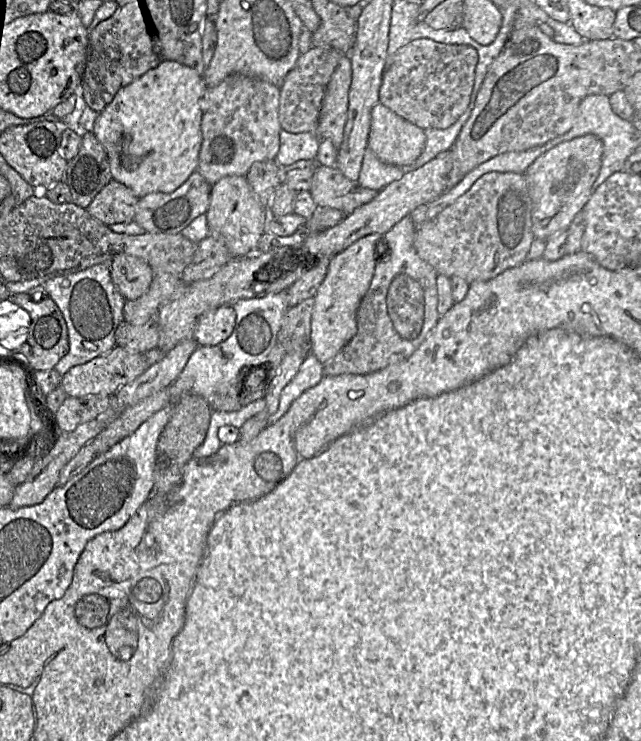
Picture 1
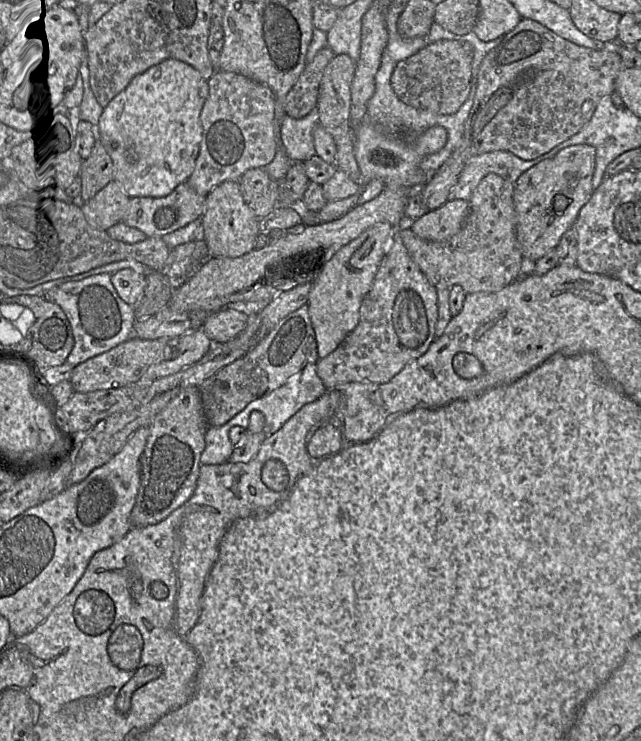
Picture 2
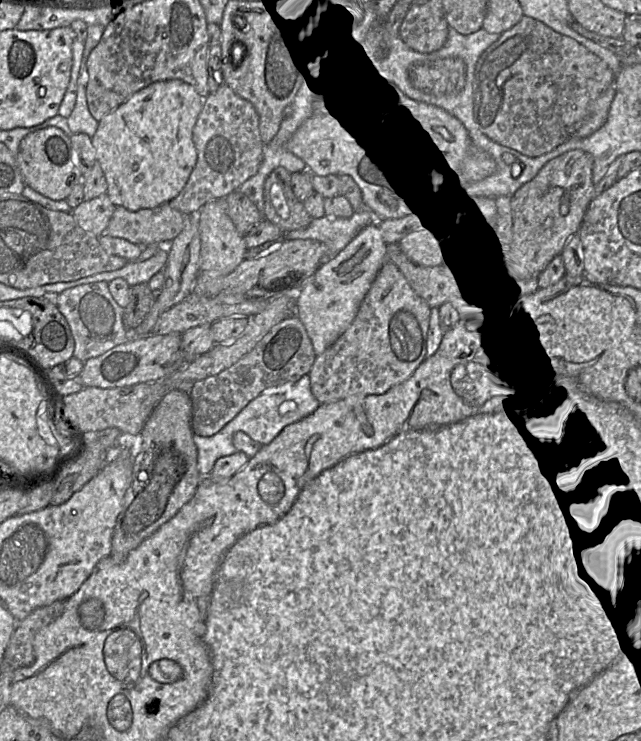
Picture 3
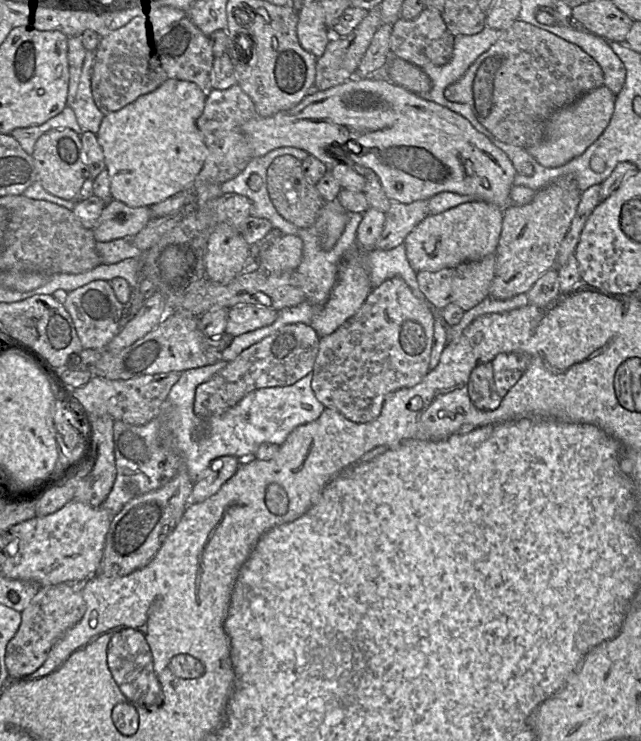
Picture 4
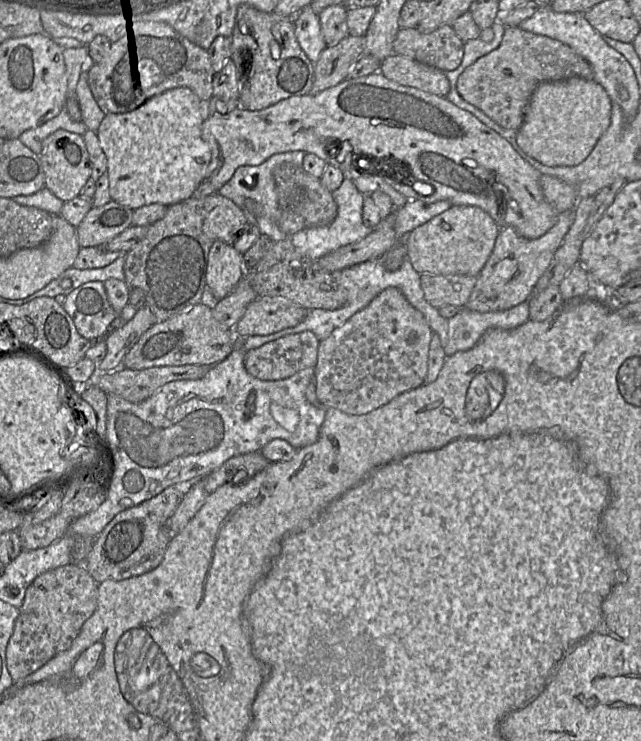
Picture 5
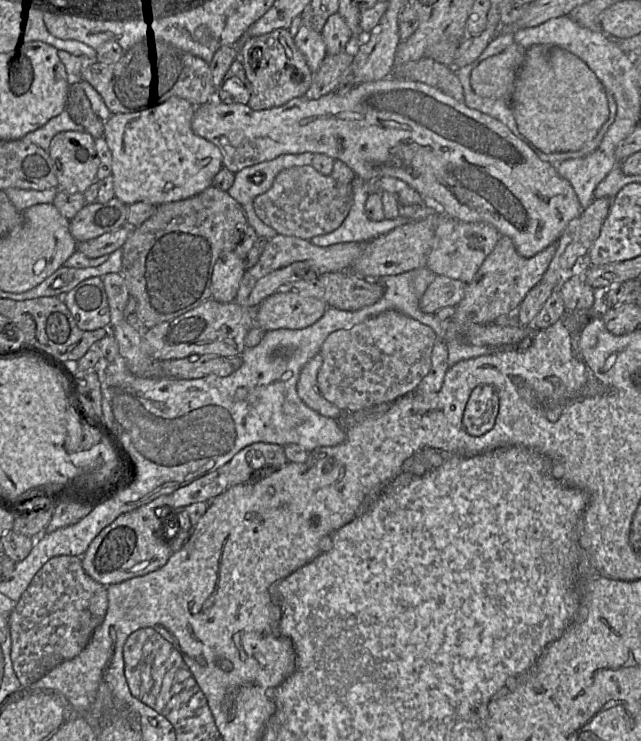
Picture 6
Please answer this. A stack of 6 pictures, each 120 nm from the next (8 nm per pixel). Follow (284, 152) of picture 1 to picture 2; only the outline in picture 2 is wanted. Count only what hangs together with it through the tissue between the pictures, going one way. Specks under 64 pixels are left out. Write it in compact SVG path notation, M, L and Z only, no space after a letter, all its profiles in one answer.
M318 107L300 119L287 115L283 118L280 128L281 145L293 163L304 163L316 155L313 130L318 124Z

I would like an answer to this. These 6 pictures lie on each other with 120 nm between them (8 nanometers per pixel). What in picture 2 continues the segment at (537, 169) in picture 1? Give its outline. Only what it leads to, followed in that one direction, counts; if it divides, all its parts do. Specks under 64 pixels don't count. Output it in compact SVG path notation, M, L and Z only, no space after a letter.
M575 144L560 150L551 158L542 160L520 175L514 188L514 204L517 214L516 234L523 258L528 257L536 262L558 246L563 234L574 225L581 208L590 200L595 190L595 166L595 147L589 144Z

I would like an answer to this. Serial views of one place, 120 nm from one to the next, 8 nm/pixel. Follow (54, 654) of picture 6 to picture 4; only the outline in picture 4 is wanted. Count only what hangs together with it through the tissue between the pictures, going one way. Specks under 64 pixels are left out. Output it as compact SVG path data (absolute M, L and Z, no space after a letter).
M84 582L40 587L21 612L20 626L6 647L5 666L10 678L22 678L35 672L44 663L53 645L82 619L86 611L83 588Z

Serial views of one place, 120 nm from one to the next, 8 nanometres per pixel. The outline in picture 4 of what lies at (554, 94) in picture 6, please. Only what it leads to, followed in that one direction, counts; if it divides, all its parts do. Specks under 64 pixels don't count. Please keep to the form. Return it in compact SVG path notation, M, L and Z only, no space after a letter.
M600 86L574 103L554 111L547 119L543 140L527 149L545 167L558 167L581 155L608 126L614 112L616 95Z

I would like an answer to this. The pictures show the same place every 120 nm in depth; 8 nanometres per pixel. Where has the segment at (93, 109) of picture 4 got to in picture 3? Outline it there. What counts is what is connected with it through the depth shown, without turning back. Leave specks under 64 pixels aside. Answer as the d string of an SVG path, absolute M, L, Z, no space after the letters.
M86 68L83 69L82 74L79 74L77 81L76 103L72 113L67 118L67 121L73 134L85 133L92 138L97 130L99 121L94 119L88 110L86 100L86 86L88 79L89 74Z

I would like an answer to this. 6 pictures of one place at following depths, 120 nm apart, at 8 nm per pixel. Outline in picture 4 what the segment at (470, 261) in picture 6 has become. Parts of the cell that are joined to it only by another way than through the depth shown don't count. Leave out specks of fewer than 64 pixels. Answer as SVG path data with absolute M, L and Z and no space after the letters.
M484 200L461 203L438 214L429 214L406 236L404 245L416 271L437 271L475 261L496 252L503 223L503 208Z

